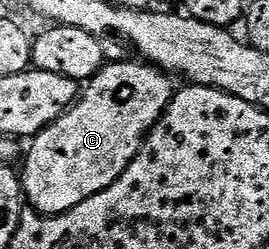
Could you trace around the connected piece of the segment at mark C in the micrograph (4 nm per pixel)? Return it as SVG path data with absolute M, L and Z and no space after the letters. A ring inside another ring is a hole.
M117 59L117 64L105 63L104 67L83 85L75 104L64 112L50 126L43 128L37 136L31 137L28 157L22 168L22 187L25 201L44 216L57 216L69 212L74 206L86 202L94 194L106 190L130 166L132 159L140 153L145 138L152 133L152 127L162 118L168 103L174 95L172 80L167 71L155 64L140 60L126 62Z

